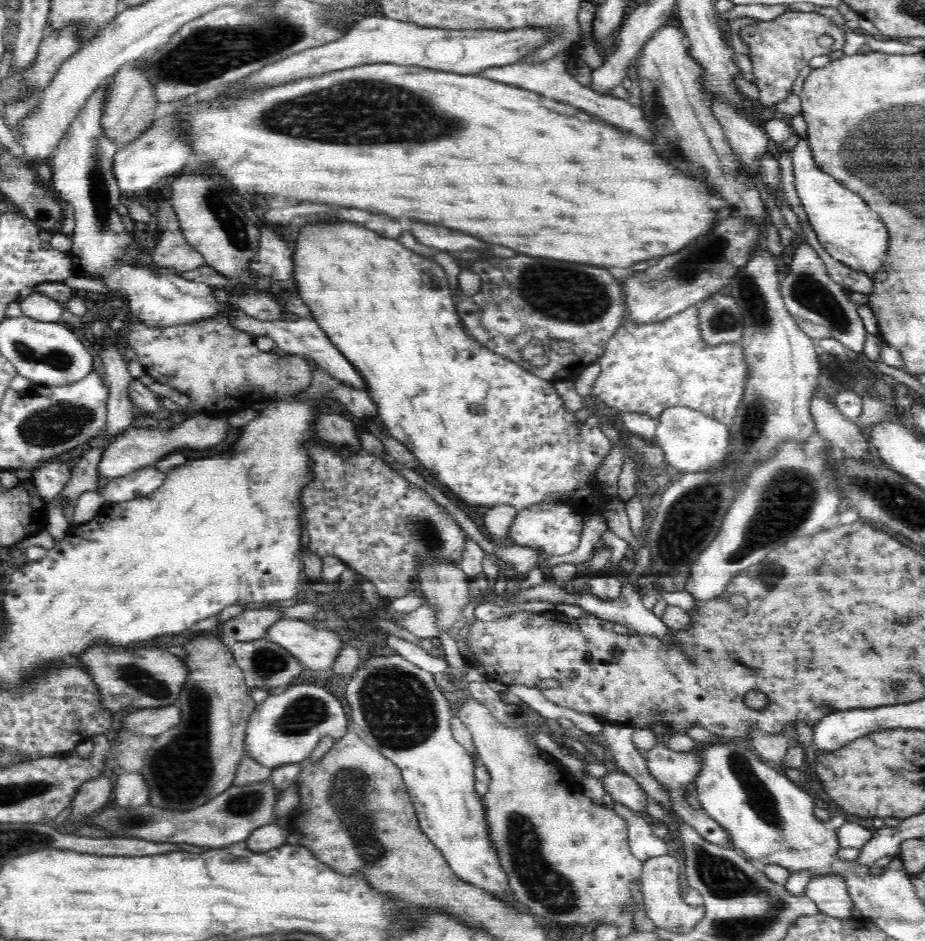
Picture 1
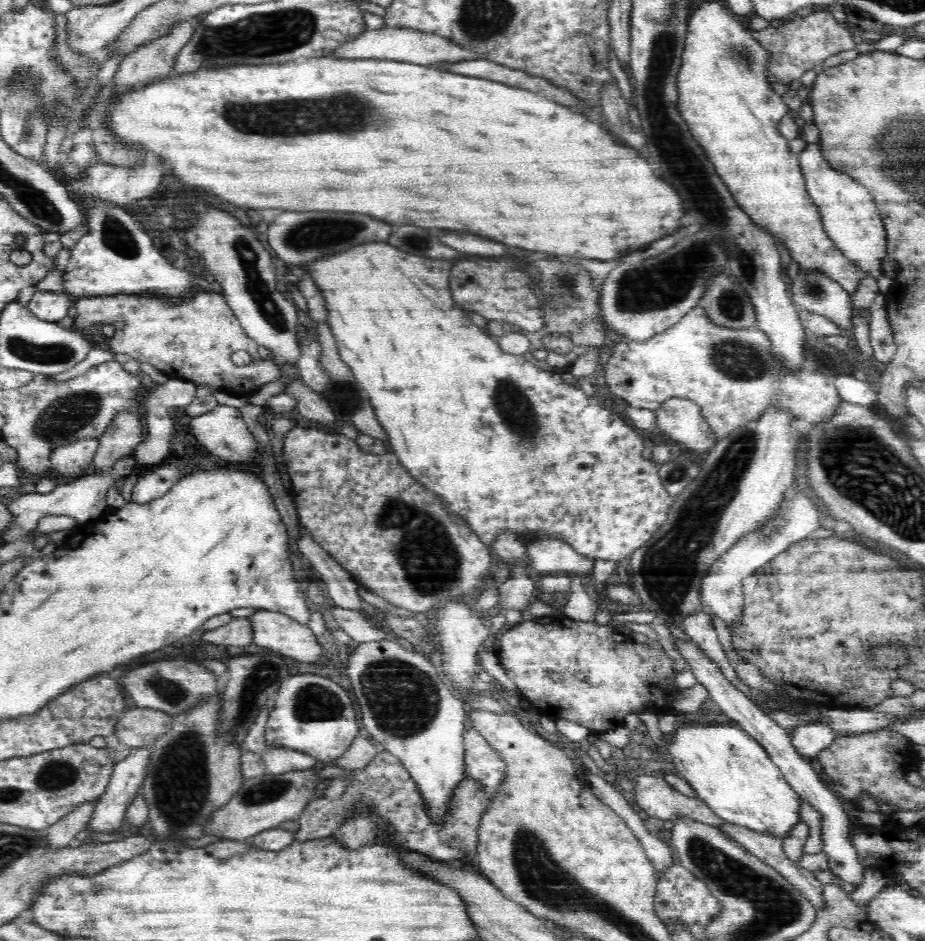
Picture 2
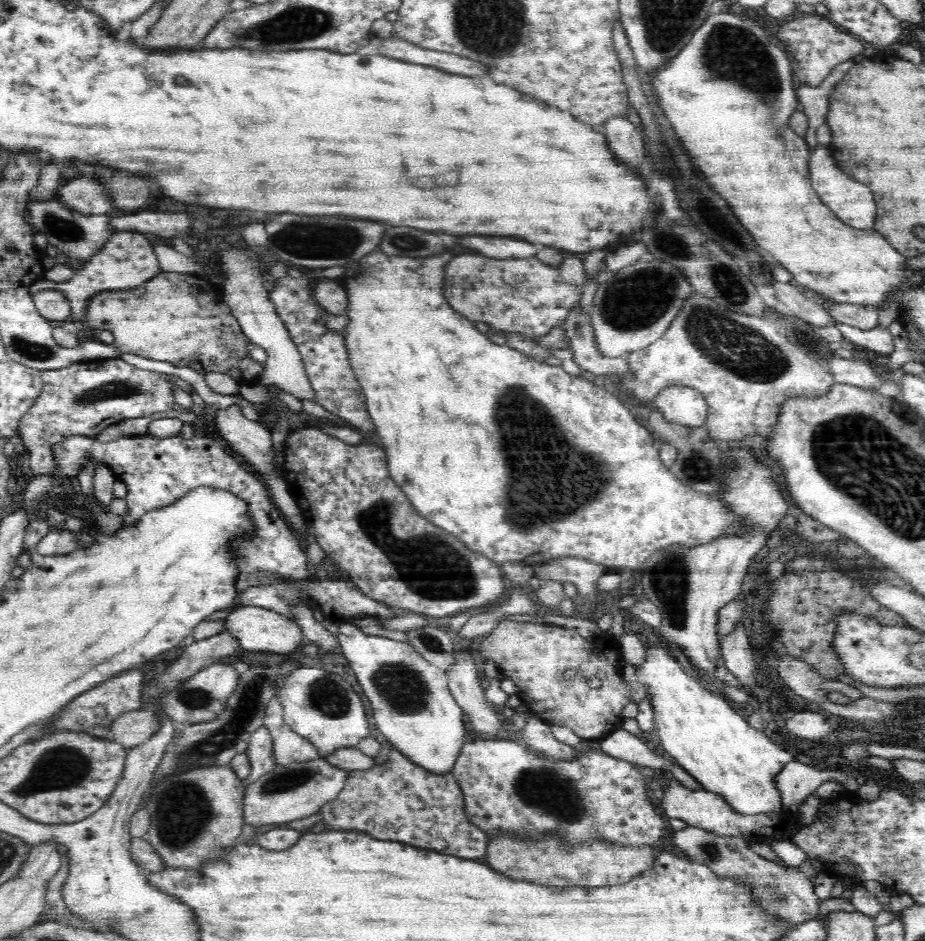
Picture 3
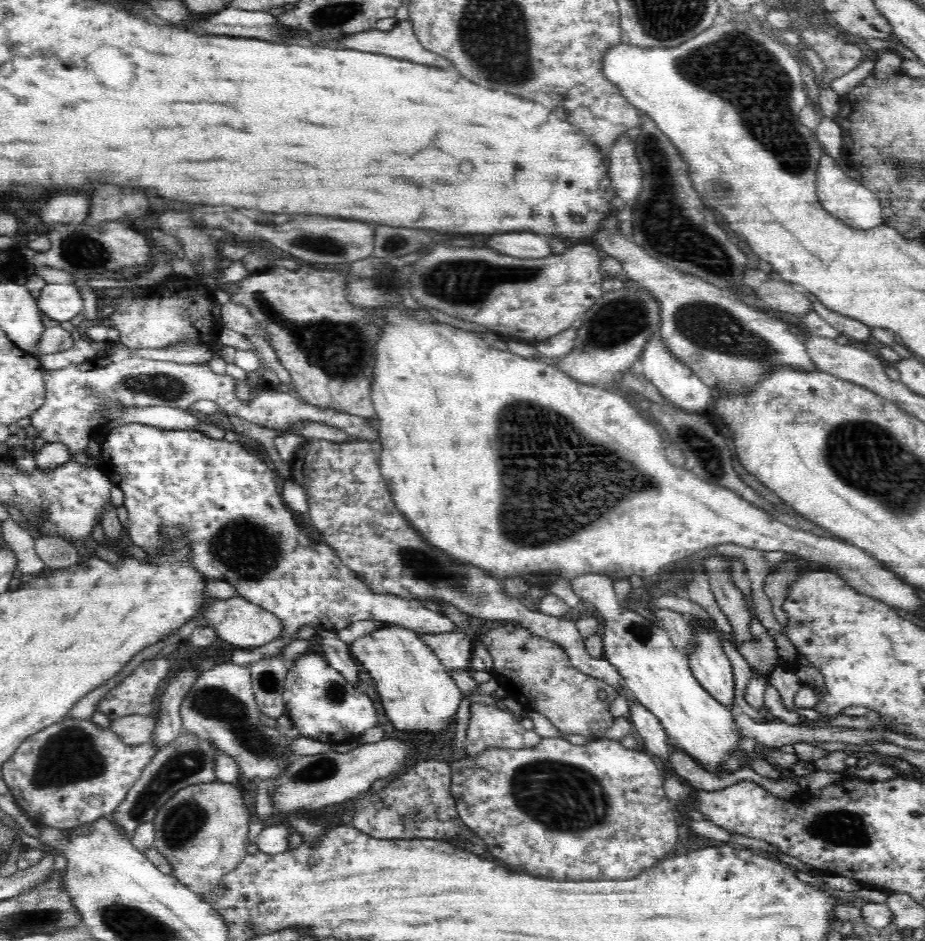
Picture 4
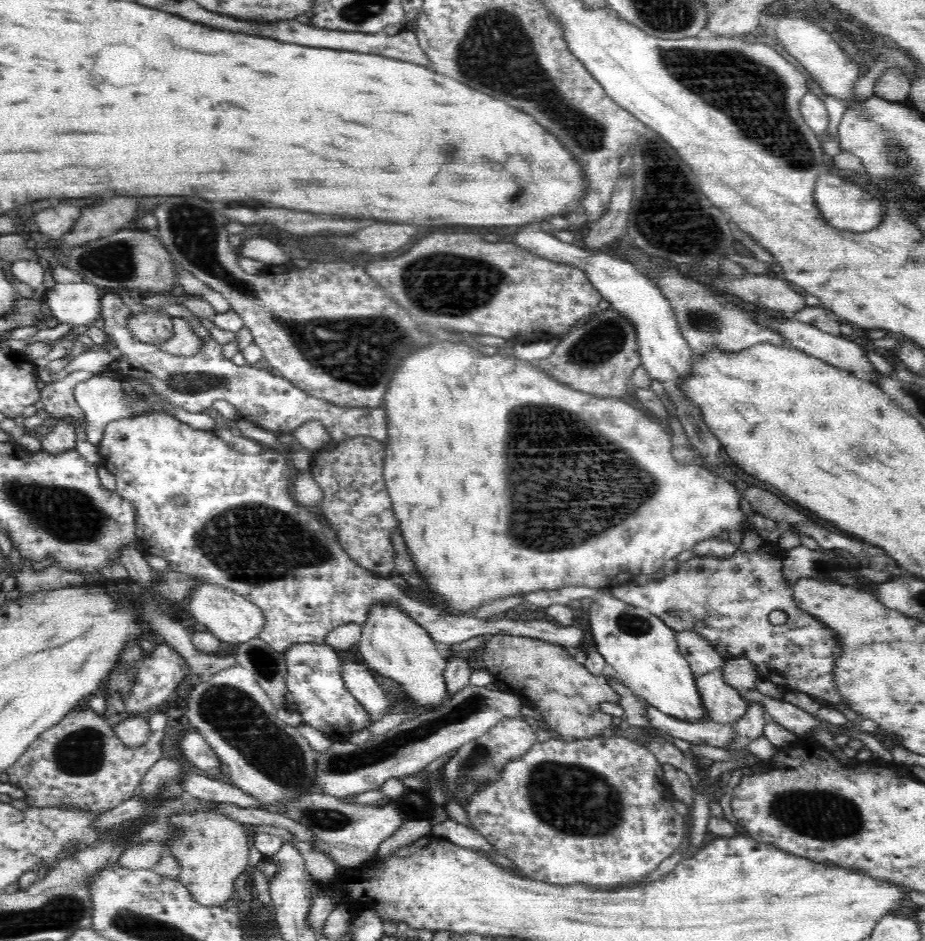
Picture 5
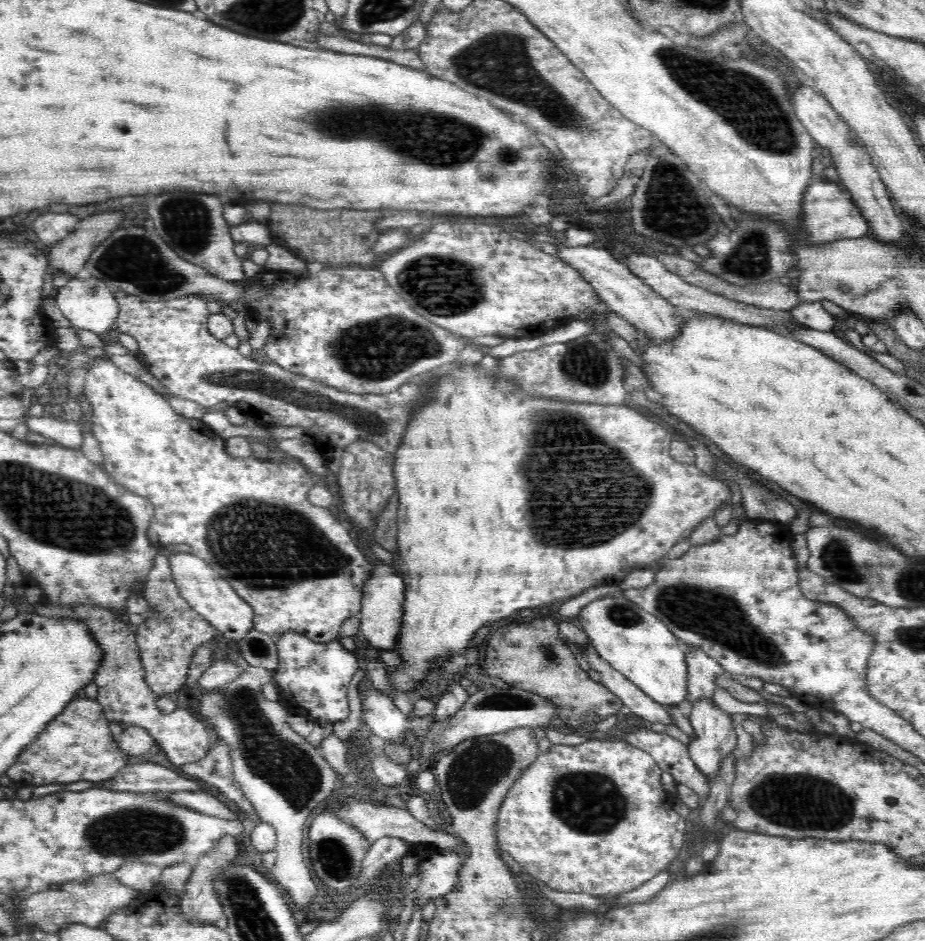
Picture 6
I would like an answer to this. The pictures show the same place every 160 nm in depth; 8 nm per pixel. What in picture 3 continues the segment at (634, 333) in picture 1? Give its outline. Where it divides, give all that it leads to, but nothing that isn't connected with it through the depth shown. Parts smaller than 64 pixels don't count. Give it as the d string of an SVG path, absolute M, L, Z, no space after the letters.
M694 291L682 305L662 338L646 348L628 352L625 358L629 370L620 379L621 383L624 390L632 391L643 404L651 405L654 398L670 386L686 386L698 390L706 398L709 407L706 429L710 437L720 444L744 441L756 435L770 436L774 432L773 424L780 418L780 408L788 398L812 400L832 390L832 386L836 384L825 364L788 341L780 323L765 317L735 313L698 291Z

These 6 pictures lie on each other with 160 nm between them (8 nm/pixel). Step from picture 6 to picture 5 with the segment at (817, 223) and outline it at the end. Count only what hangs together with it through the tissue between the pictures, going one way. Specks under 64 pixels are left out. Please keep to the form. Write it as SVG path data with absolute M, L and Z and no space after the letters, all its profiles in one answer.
M834 174L824 176L824 178L820 176L814 189L814 198L825 221L838 230L866 232L876 228L883 220L882 204L874 195L858 184L844 182L840 176L834 176Z

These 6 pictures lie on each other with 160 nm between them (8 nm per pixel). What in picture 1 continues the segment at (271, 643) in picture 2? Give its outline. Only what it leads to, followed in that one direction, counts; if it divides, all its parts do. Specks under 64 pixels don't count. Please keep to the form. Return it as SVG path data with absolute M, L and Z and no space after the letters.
M282 617L280 621L270 626L263 637L288 650L292 656L312 671L326 671L332 668L342 650L342 642L346 643L342 632L339 630L316 629L309 620L290 619L288 617Z

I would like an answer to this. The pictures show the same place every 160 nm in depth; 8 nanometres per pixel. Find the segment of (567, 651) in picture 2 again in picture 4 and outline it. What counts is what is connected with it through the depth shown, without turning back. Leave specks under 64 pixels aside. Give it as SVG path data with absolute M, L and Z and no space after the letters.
M514 622L489 630L479 637L479 641L492 655L492 675L507 691L507 696L518 700L527 710L545 716L562 735L581 734L590 740L604 738L614 722L608 708L618 693L606 681L574 668L562 646L534 635Z

